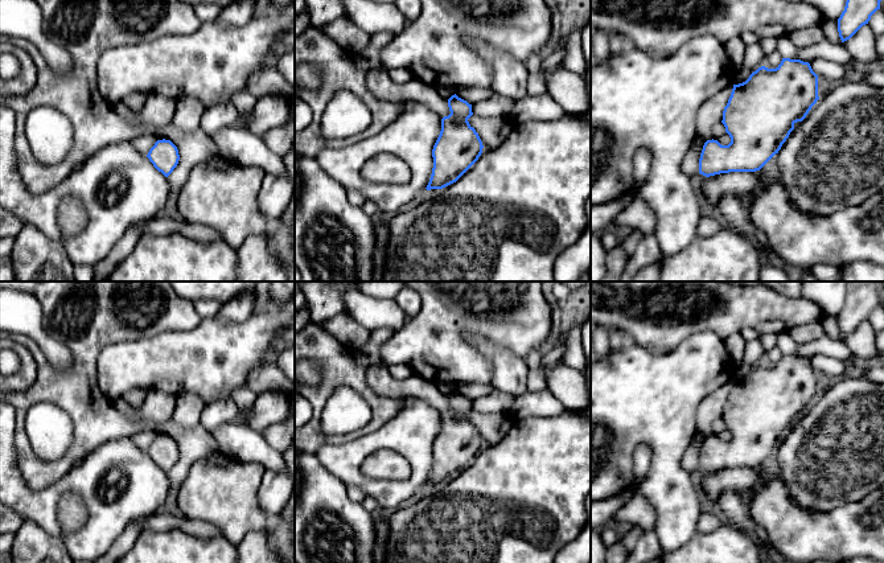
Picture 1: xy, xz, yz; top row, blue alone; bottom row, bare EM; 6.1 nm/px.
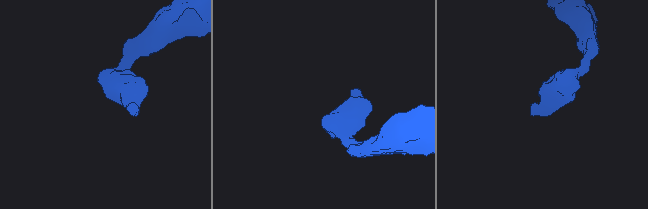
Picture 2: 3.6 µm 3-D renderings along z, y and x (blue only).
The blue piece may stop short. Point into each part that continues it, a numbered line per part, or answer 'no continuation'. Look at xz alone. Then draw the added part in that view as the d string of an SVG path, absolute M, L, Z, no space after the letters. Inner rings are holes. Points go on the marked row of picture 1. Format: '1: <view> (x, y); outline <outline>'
no continuation

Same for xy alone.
no continuation

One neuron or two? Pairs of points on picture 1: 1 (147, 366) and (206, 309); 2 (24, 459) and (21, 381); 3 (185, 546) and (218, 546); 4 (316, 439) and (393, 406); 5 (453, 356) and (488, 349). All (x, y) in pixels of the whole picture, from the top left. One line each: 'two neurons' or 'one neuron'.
1: two neurons
2: two neurons
3: one neuron
4: one neuron
5: two neurons

